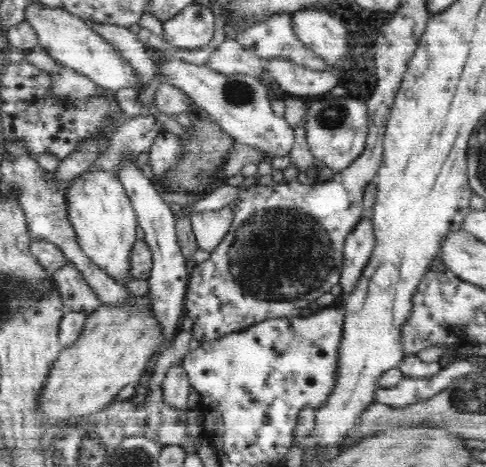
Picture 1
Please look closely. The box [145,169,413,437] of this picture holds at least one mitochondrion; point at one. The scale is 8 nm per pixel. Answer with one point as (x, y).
(275, 255)

